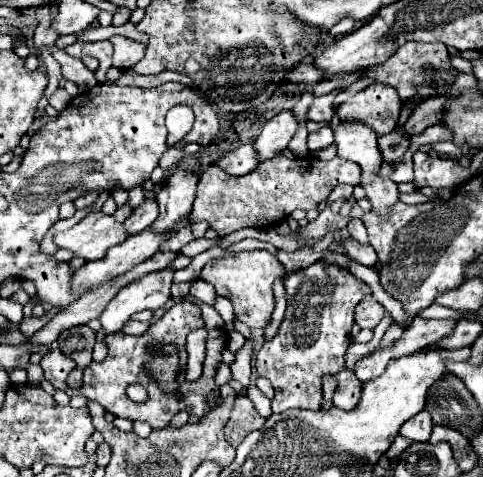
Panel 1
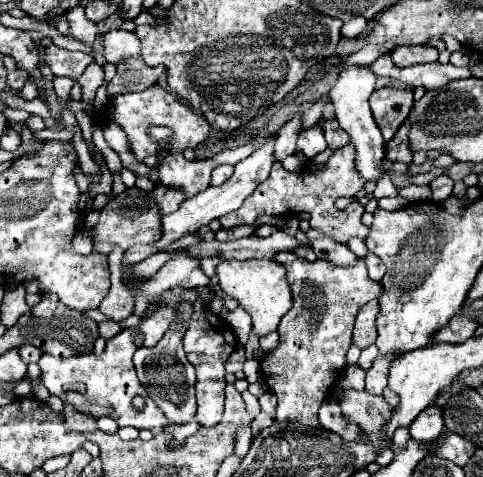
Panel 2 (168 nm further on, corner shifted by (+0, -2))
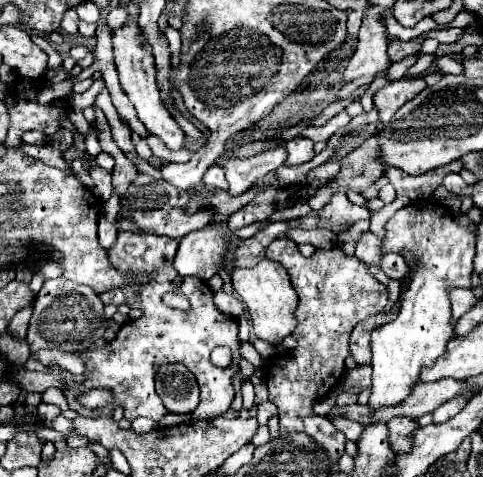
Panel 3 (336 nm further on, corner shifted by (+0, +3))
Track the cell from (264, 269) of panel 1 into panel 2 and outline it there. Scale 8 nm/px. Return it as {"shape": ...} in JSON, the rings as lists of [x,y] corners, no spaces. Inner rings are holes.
{"shape":[[[250,259],[250,261],[224,261],[216,269],[218,285],[226,295],[238,301],[238,305],[252,317],[252,331],[262,337],[278,329],[280,319],[292,307],[292,293],[286,281],[286,271],[274,259]]]}

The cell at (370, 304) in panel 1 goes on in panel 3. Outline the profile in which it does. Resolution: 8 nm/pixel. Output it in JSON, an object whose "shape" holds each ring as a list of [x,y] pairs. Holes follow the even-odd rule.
{"shape":[[[400,301],[388,312],[380,312],[356,324],[352,336],[350,336],[350,352],[358,364],[368,364],[371,362],[371,332],[384,324],[394,320],[398,315]]]}

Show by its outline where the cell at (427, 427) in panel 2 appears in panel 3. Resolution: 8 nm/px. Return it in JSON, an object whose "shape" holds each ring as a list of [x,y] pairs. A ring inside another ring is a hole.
{"shape":[[[454,398],[454,400],[444,402],[442,406],[438,406],[438,408],[432,412],[432,424],[442,424],[442,422],[450,420],[450,418],[456,416],[464,406],[466,406],[466,400],[464,400],[464,398]]]}

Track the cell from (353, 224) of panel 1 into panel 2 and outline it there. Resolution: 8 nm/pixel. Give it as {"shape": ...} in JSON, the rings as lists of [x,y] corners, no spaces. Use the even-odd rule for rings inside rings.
{"shape":[[[354,237],[348,247],[359,257],[358,263],[352,267],[338,267],[322,259],[310,263],[296,257],[292,251],[280,251],[274,255],[274,259],[286,267],[294,295],[294,305],[282,317],[278,327],[278,347],[266,353],[260,361],[264,383],[278,397],[276,421],[280,423],[298,421],[310,429],[320,429],[318,409],[346,367],[356,313],[368,301],[380,297],[380,283],[370,279],[364,262],[368,253],[365,242]]]}

